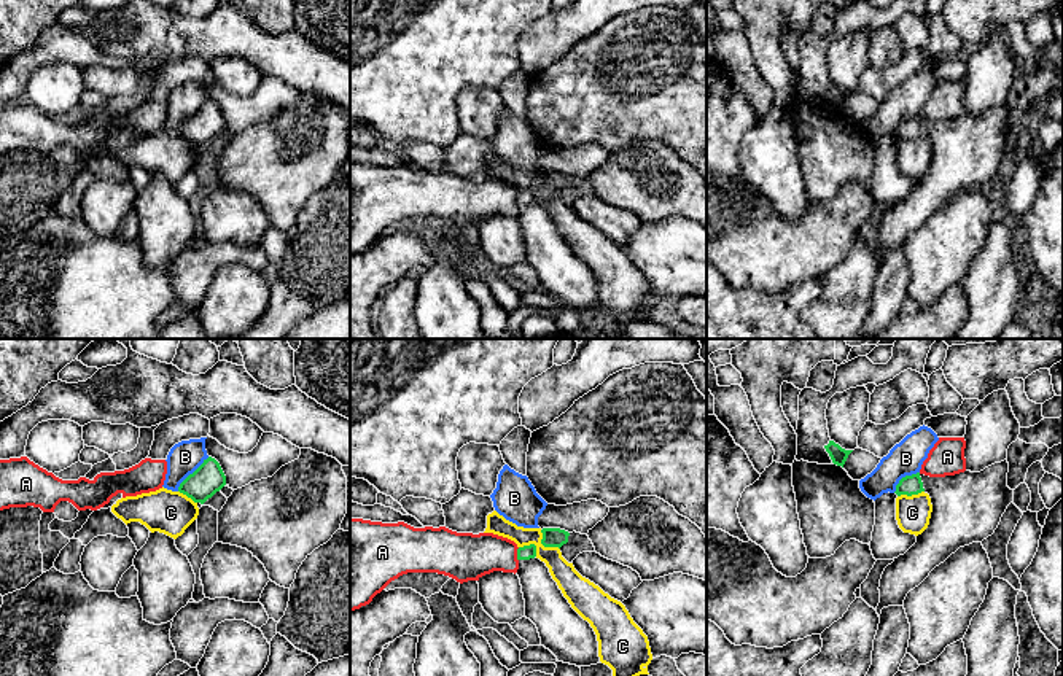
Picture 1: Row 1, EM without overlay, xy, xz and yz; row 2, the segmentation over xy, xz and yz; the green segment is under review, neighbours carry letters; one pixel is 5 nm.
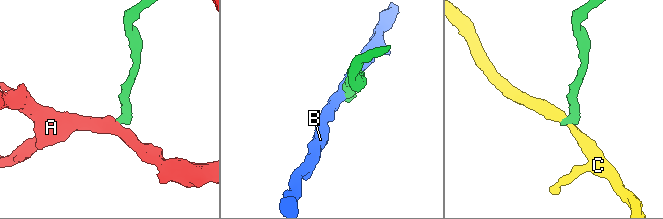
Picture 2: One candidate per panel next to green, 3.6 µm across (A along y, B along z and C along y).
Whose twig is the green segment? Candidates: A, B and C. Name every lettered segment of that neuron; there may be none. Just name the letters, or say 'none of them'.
none of them

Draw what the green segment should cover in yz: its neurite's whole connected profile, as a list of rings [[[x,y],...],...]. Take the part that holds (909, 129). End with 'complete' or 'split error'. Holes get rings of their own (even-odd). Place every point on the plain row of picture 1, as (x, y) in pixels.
[[[1007,103],[980,116],[964,115],[955,119],[905,119],[896,129],[896,138],[928,137],[933,156],[928,172],[917,186],[888,208],[880,223],[877,258],[888,250],[902,250],[907,237],[960,191],[982,186],[995,177],[1014,134],[1007,130]]]; split error

